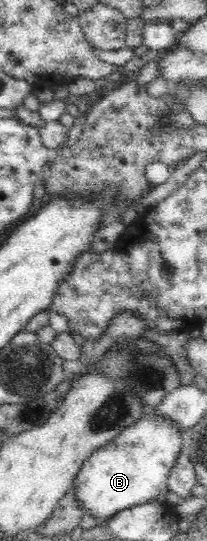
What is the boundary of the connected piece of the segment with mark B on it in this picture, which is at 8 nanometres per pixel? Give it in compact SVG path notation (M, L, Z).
M146 414L146 417L138 419L138 423L122 429L122 432L118 433L118 436L114 437L113 441L102 445L88 457L87 461L84 461L73 484L77 502L82 505L85 514L99 517L97 518L99 523L104 523L109 517L124 511L124 509L149 503L157 499L160 493L162 494L167 490L170 469L174 468L181 452L181 429L170 421L163 421L163 418L159 417L158 414Z

